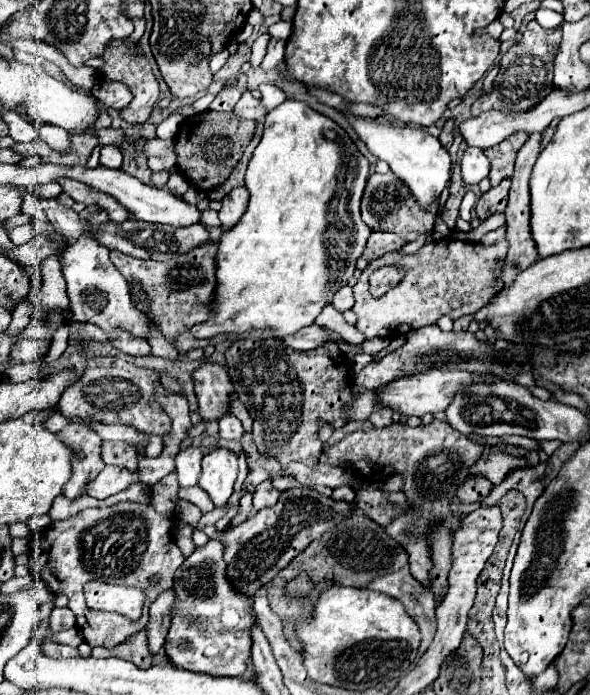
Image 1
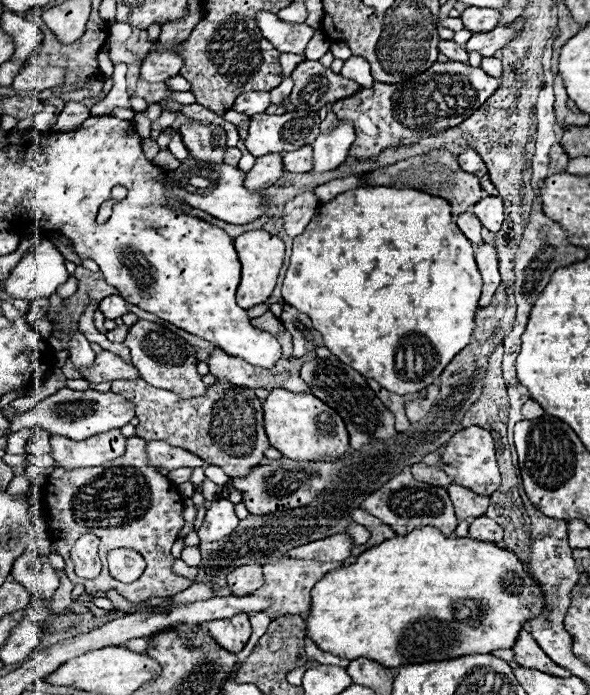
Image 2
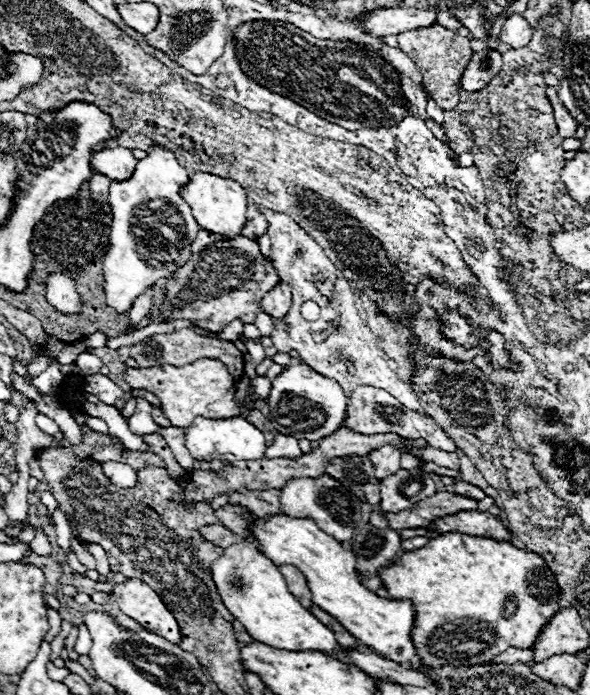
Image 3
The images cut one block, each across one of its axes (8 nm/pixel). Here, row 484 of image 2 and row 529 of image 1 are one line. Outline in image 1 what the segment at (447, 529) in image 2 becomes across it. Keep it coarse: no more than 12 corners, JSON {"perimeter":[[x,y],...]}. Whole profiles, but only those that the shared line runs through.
{"perimeter":[[448,422],[360,428],[320,462],[400,474],[384,532],[430,588],[428,534],[448,522],[484,444]]}

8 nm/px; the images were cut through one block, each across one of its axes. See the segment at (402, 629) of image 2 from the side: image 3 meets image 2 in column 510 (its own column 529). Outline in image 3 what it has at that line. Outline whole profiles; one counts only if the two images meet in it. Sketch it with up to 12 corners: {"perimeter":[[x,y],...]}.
{"perimeter":[[440,534],[378,576],[432,668],[534,646],[554,574],[510,542]]}

